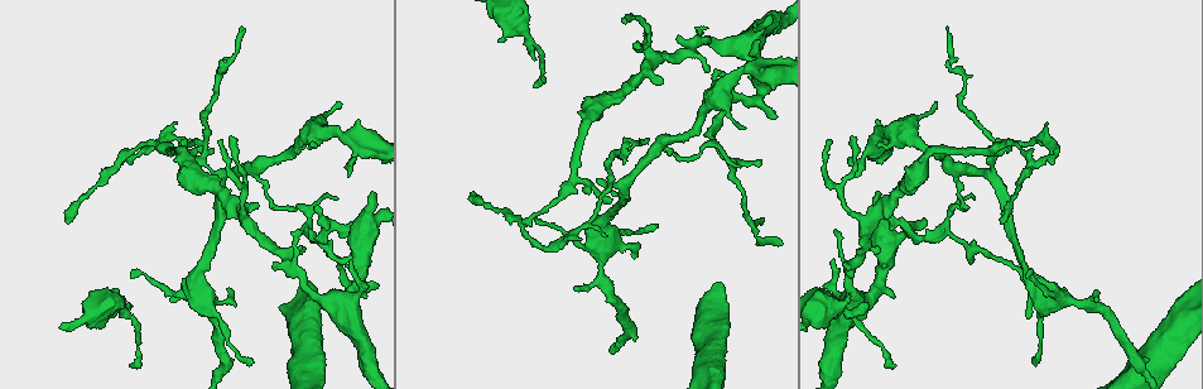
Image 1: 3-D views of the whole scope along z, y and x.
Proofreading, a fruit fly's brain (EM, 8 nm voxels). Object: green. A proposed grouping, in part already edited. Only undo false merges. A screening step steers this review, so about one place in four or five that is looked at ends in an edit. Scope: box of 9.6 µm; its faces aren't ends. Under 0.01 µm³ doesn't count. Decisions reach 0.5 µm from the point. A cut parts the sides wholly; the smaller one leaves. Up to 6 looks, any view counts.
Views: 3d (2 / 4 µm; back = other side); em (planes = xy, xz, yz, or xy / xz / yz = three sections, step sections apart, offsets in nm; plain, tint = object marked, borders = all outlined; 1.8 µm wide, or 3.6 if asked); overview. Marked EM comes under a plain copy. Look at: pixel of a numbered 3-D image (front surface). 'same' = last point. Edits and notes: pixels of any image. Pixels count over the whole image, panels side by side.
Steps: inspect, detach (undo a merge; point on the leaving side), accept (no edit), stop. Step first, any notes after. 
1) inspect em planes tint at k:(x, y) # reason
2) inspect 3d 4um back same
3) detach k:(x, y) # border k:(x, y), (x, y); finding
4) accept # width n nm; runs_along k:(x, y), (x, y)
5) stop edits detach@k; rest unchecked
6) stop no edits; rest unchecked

inspect em xy step 8 tint at 1:(1040, 323) # thick turns thin

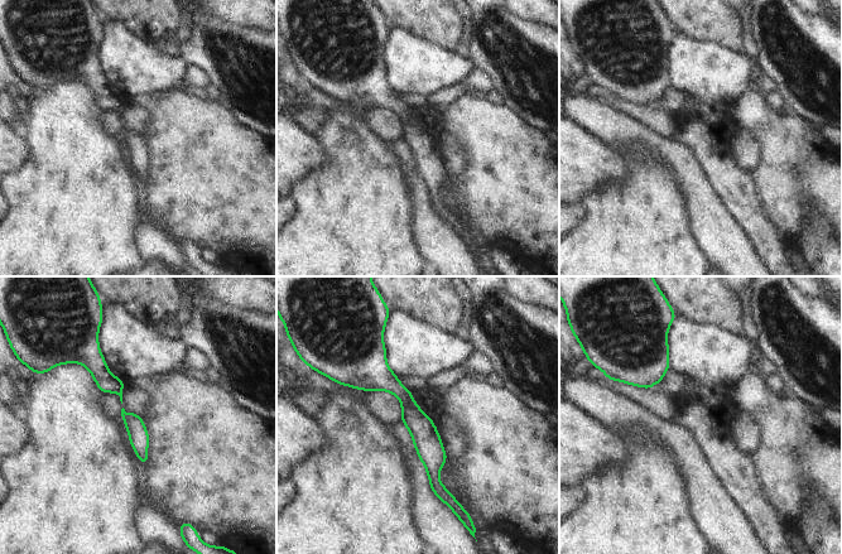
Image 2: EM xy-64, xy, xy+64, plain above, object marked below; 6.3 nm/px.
inspect em planes borders same

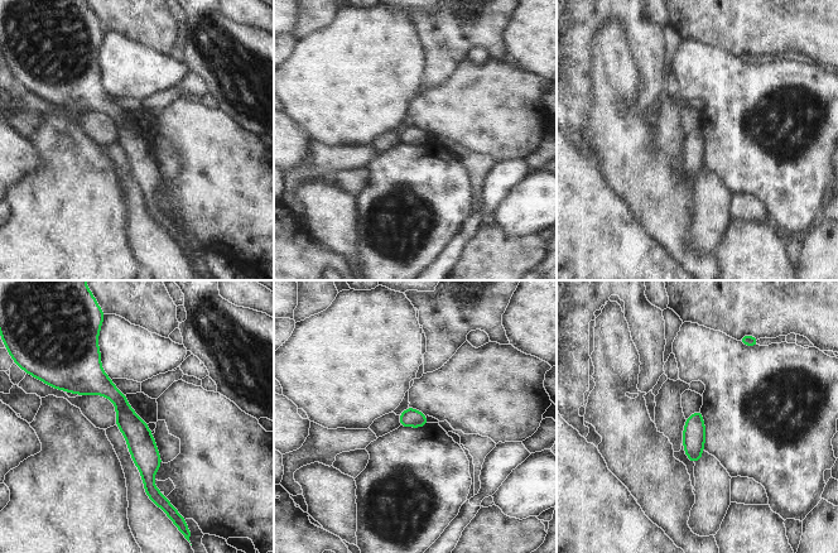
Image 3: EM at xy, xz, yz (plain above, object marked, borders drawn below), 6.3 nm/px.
accept # runs_along 3:(96, 356), (152, 495); one neuron here

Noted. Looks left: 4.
inspect em planes tint at 1:(1056, 149) # closes a loop

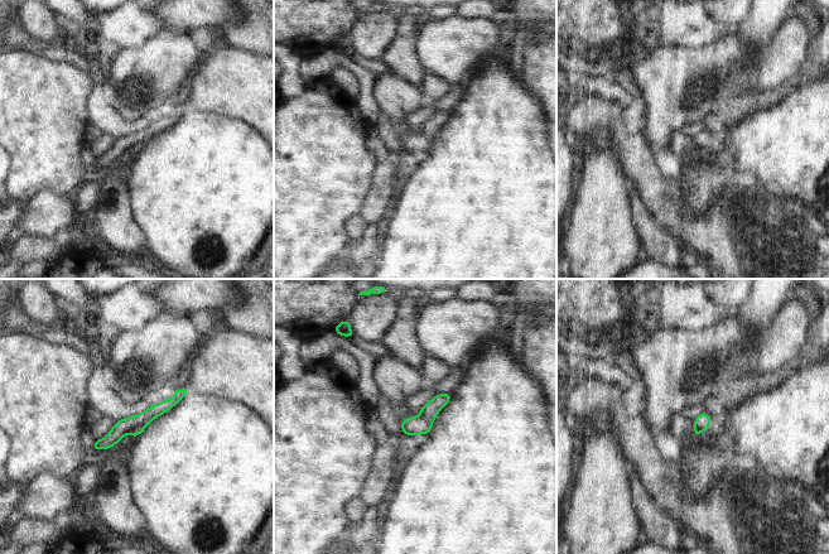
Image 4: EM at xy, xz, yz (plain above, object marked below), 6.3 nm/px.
detach 4:(120, 428) # a second neuron is stuck on

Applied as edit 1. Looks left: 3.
inspect em planes tint at 1:(657, 146) # calibre changes

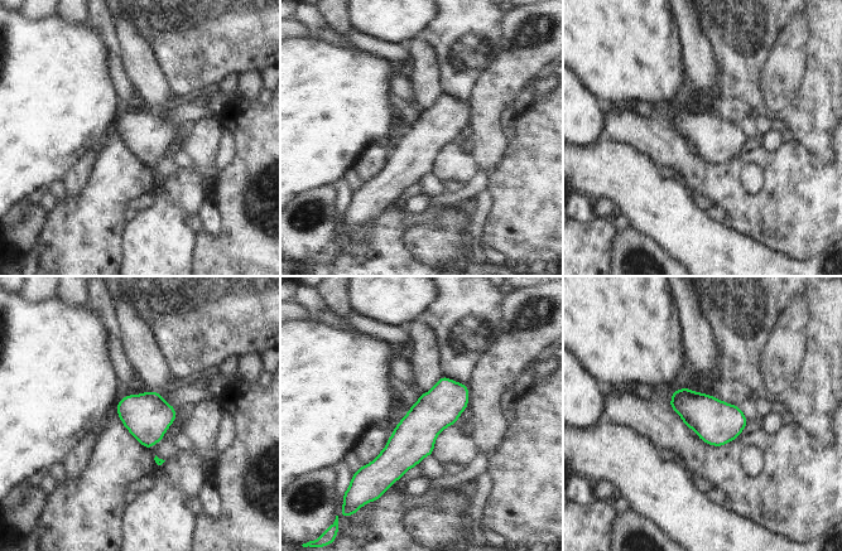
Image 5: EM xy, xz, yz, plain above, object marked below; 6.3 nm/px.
accept # width 260 nm; runs_along 5:(463, 387), (385, 469), (383, 482); continuous, no second neuron

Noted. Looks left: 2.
stop edits detach@4; rest unchecked

